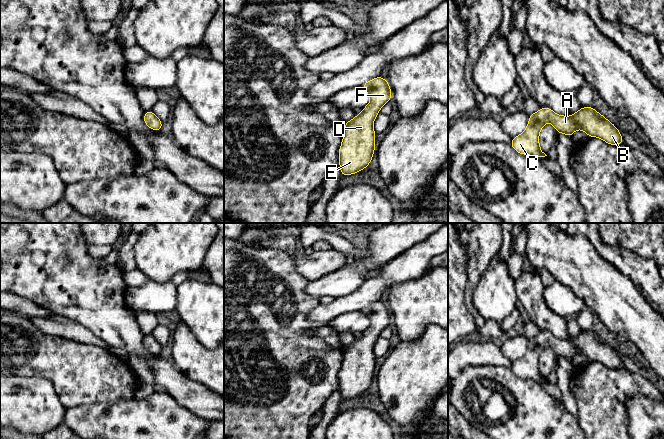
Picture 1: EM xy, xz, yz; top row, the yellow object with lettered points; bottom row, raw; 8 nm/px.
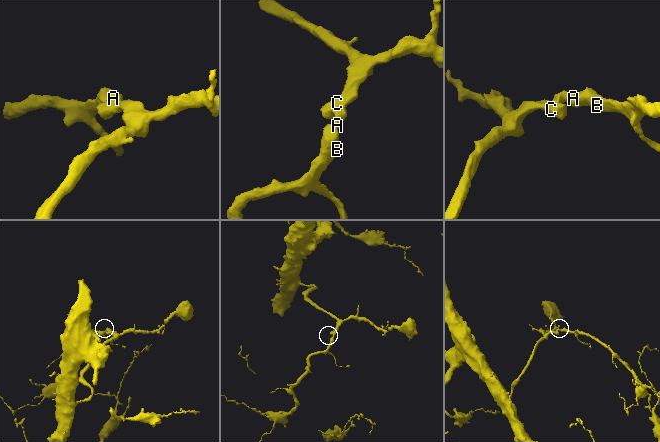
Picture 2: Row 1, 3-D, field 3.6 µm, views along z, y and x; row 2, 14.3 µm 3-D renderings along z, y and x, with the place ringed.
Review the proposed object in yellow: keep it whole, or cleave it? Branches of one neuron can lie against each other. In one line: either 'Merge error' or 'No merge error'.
No merge error

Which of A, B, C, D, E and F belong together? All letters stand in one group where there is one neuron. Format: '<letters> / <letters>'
A B C D E F

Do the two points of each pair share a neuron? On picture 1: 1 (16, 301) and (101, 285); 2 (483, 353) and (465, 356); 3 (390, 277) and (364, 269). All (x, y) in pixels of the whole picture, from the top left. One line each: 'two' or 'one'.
1: two
2: one
3: two

